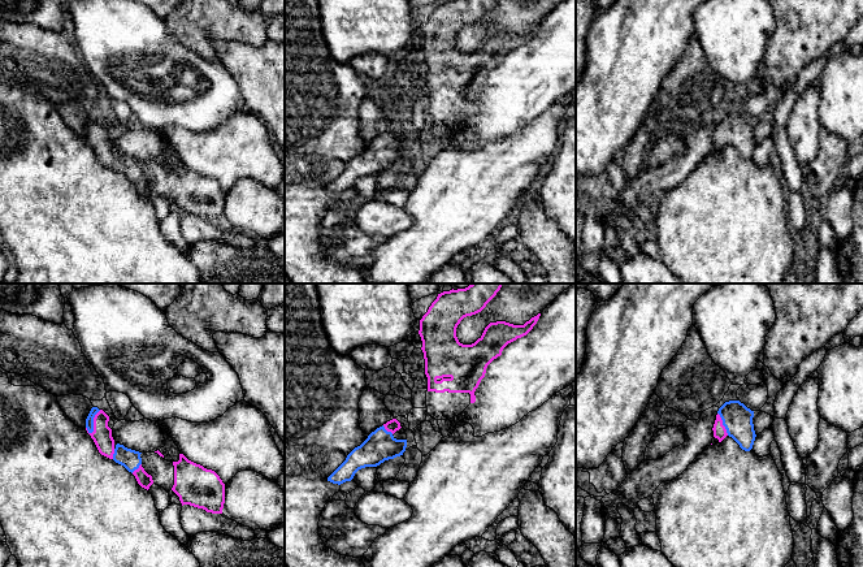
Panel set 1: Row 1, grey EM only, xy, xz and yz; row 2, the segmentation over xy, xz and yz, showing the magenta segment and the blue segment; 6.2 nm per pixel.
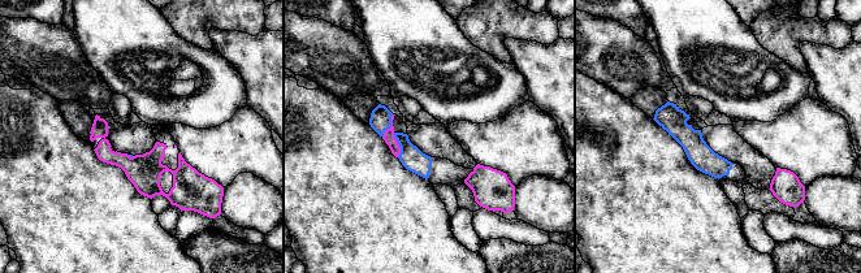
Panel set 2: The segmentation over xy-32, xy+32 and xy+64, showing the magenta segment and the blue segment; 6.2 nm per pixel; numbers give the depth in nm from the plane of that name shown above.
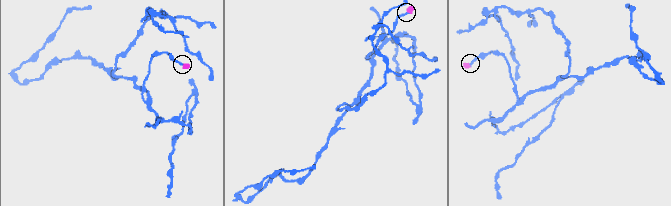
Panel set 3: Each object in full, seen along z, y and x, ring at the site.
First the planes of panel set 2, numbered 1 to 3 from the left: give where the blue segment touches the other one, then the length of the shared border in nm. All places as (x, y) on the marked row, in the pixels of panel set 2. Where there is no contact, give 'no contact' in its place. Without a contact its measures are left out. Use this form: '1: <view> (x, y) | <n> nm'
1: xy-32 (129, 156) | 40 nm
2: xy+32 (390, 126) | 160 nm
3: no contact

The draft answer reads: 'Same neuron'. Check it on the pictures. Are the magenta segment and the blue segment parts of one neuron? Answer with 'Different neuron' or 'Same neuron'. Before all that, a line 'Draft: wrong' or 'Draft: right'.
Draft: right
Same neuron

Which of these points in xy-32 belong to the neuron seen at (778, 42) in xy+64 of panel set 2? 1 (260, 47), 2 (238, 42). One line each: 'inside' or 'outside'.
1: outside
2: outside

